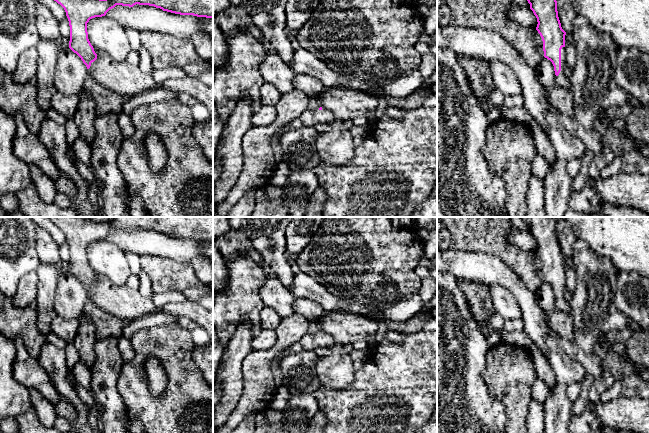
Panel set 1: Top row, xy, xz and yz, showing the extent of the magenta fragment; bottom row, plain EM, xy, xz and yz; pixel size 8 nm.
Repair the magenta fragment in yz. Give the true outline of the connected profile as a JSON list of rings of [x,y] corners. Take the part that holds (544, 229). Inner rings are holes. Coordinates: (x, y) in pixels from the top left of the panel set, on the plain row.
[[[520,217],[537,242],[536,254],[543,265],[544,281],[554,290],[557,309],[570,313],[565,300],[565,259],[558,241],[556,221],[550,217]]]

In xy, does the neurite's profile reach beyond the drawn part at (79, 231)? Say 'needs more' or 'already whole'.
already whole

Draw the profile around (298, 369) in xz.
[[[315,351],[290,352],[280,362],[283,385],[291,395],[312,395],[321,387],[315,365],[319,360]]]

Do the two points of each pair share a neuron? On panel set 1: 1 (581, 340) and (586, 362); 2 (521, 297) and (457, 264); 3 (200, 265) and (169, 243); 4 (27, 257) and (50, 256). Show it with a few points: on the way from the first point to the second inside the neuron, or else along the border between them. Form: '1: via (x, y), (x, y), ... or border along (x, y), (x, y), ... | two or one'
1: border along (573, 341), (587, 353), (593, 353) | two
2: via (507, 280), (499, 273), (474, 266) | one
3: via (192, 257), (185, 250), (177, 249) | one
4: border along (35, 233), (35, 250), (40, 261) | two

